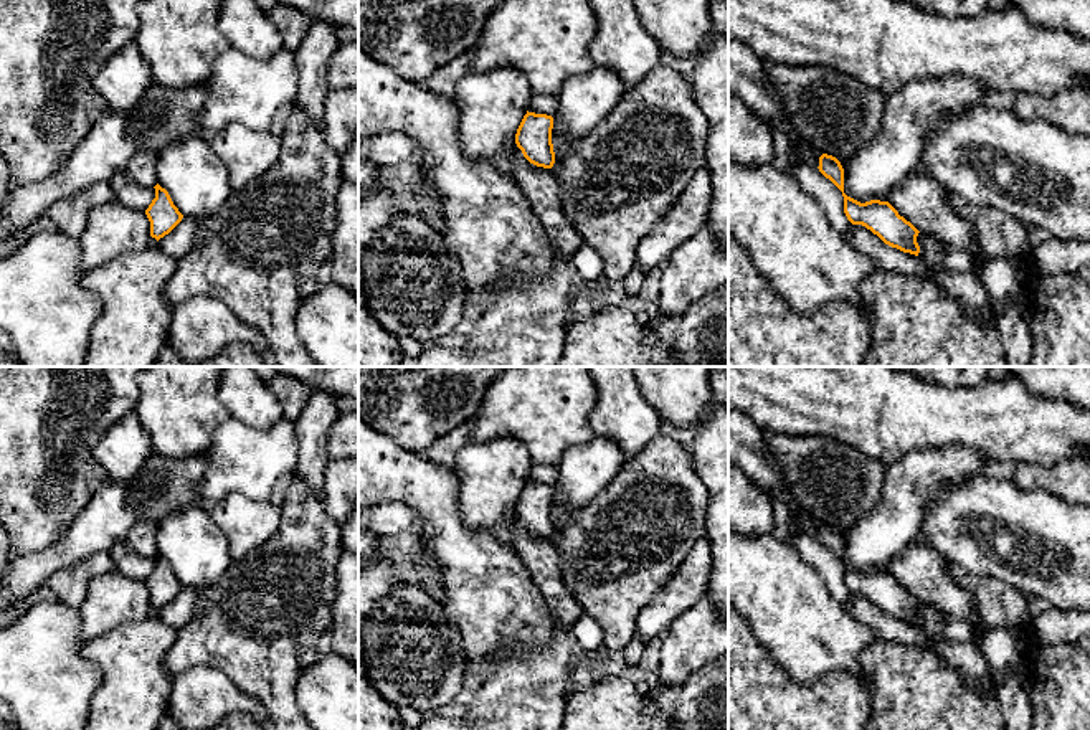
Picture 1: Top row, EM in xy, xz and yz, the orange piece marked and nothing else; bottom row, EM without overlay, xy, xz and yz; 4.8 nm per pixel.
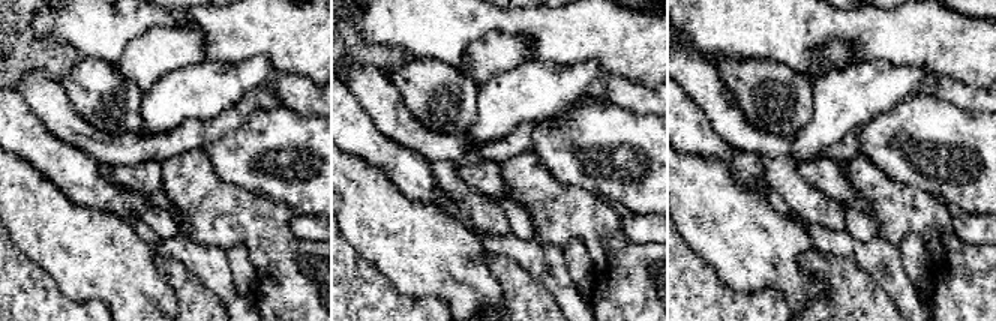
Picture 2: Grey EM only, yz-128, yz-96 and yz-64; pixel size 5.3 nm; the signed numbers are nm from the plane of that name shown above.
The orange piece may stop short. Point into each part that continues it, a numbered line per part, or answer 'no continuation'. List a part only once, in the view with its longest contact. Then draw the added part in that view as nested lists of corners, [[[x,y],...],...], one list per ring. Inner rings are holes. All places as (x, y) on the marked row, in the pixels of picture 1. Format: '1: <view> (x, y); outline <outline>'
no continuation

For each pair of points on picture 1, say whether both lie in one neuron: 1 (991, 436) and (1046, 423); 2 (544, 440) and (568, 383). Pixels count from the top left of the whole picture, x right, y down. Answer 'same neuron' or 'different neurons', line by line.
1: same neuron
2: same neuron

